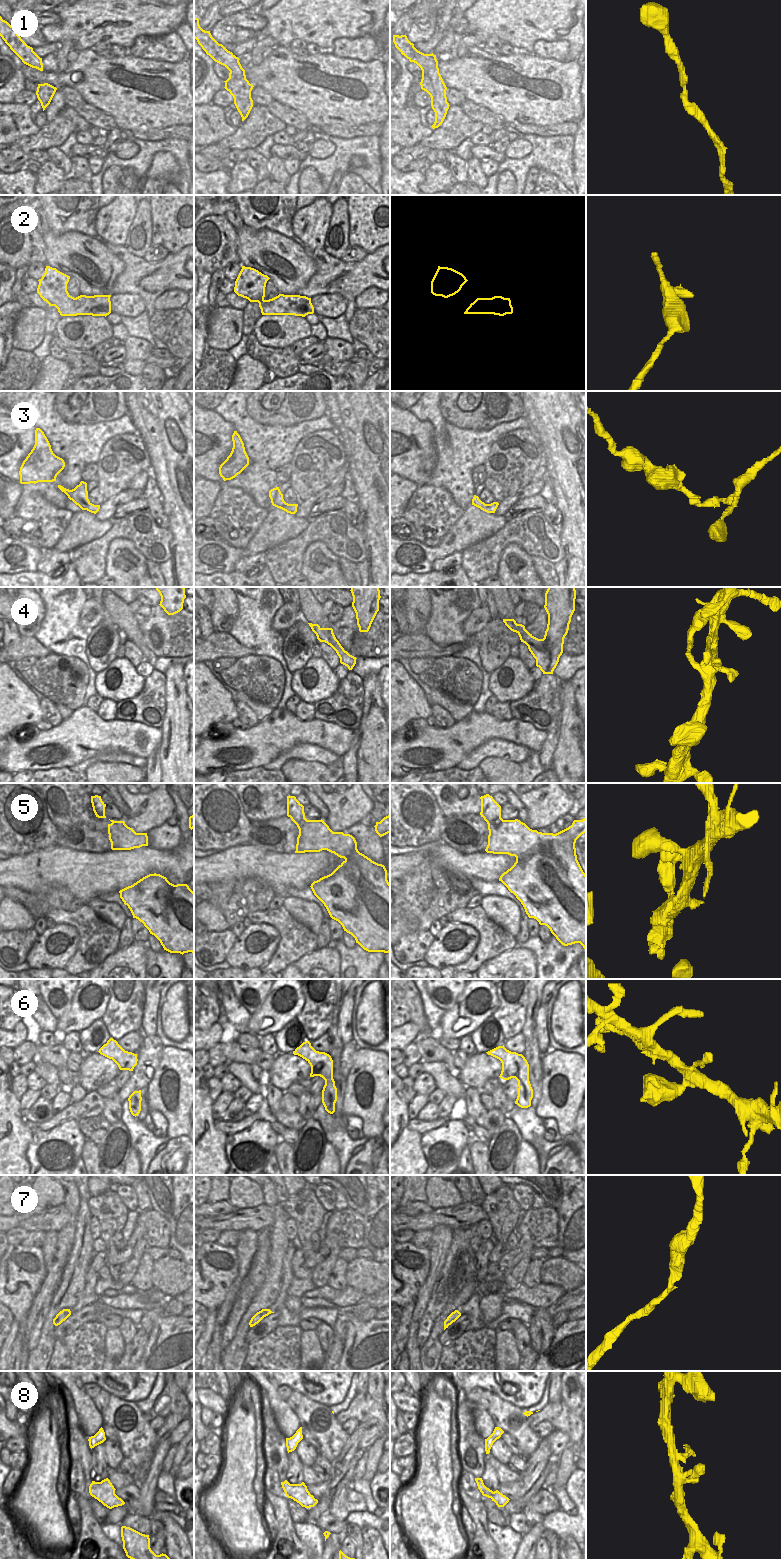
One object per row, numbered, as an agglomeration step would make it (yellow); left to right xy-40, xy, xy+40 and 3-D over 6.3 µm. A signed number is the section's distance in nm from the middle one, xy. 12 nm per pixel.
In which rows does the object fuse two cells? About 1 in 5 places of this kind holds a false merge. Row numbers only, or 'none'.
none

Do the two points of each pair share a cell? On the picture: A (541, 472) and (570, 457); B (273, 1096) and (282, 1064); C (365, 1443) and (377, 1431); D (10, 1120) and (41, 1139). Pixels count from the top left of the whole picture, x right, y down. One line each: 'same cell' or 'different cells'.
A: different cells
B: different cells
C: same cell
D: different cells

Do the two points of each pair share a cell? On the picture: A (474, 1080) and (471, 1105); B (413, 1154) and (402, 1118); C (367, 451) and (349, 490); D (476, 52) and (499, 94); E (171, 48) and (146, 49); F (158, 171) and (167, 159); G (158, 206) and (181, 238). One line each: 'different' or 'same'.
A: different
B: same
C: different
D: same
E: same
F: same
G: same

